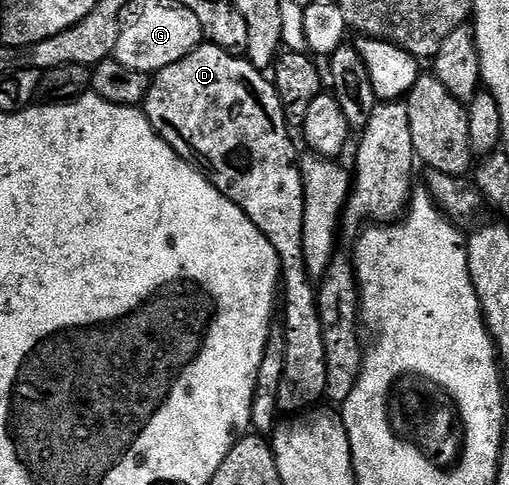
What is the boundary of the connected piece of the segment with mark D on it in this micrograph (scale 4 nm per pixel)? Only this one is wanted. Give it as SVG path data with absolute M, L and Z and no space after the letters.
M202 43L190 55L170 63L152 77L148 98L142 112L154 131L188 164L196 166L224 197L229 197L270 239L280 257L282 269L282 330L286 341L285 371L278 391L279 412L299 415L319 406L326 397L326 343L322 335L322 319L318 289L310 276L304 252L306 228L306 177L296 166L296 149L292 146L290 126L275 84L243 56L227 53L211 43Z

